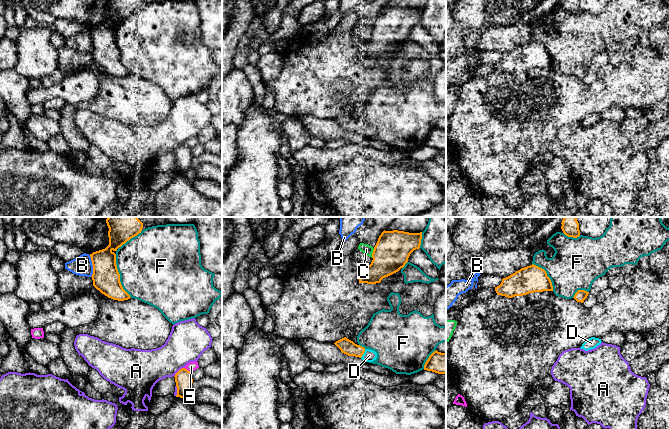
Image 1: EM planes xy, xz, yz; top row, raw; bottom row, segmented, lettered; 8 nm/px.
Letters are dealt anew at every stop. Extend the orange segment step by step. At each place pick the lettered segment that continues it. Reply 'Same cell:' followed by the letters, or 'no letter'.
Same cell: D

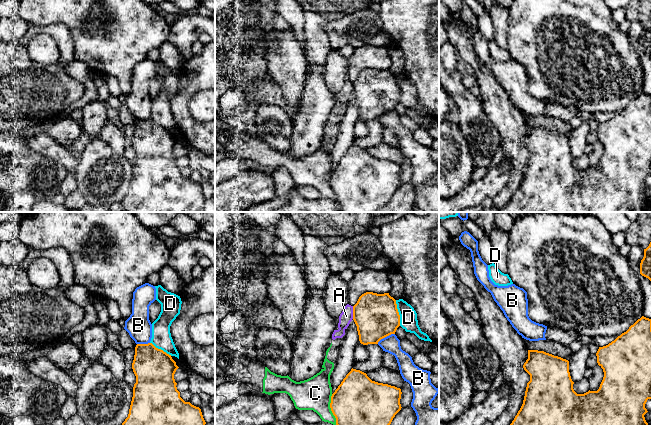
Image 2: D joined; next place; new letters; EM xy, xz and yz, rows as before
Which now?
Same cell: no letter

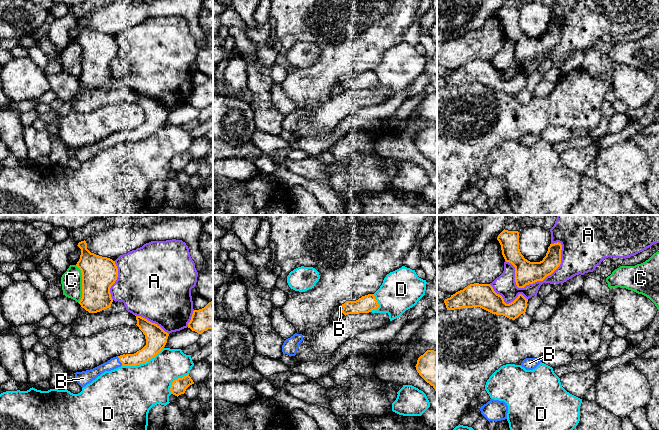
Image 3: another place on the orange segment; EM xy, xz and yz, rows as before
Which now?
Same cell: B

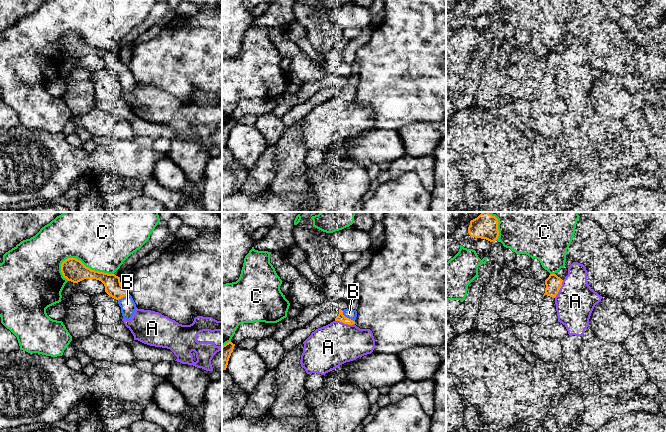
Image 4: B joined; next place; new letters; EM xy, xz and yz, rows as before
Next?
Same cell: B

